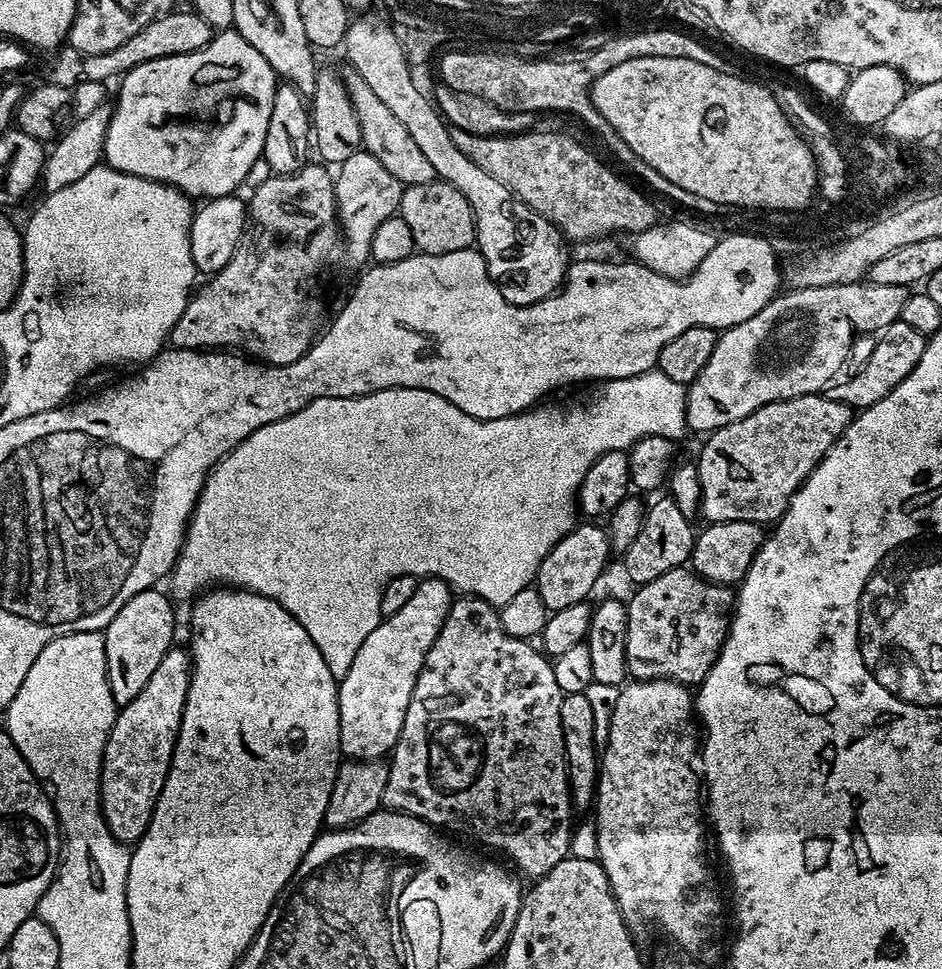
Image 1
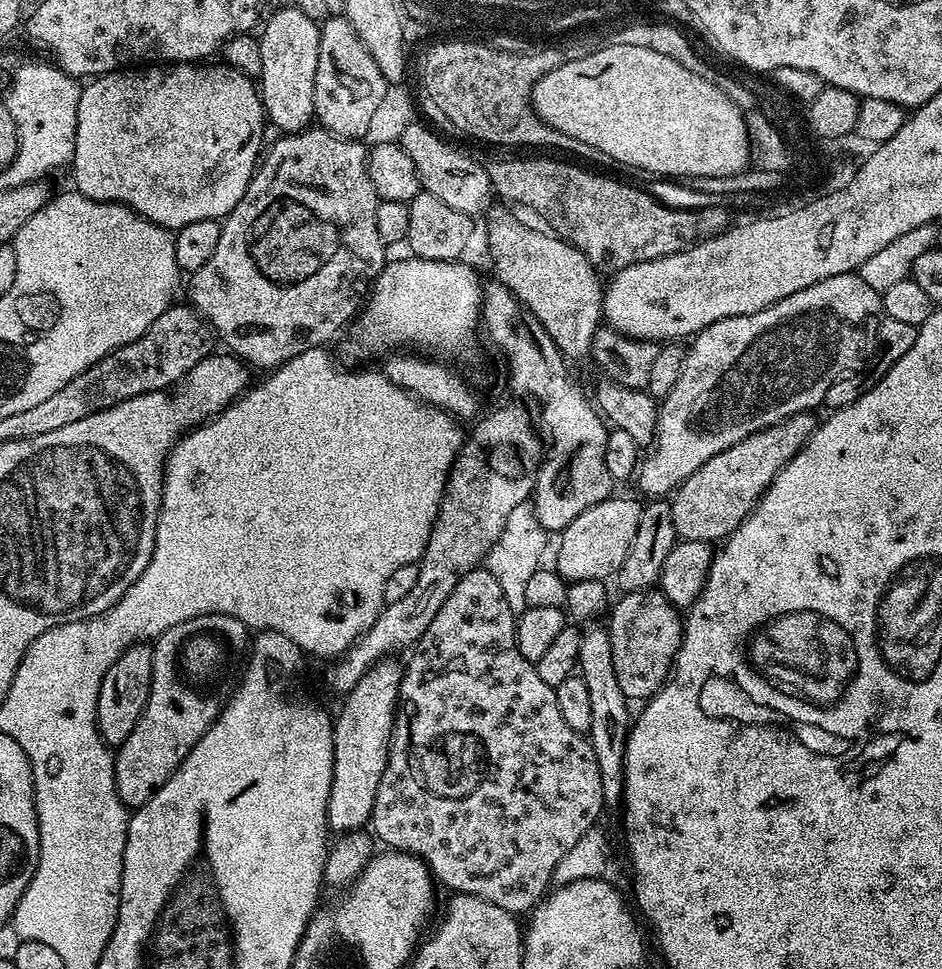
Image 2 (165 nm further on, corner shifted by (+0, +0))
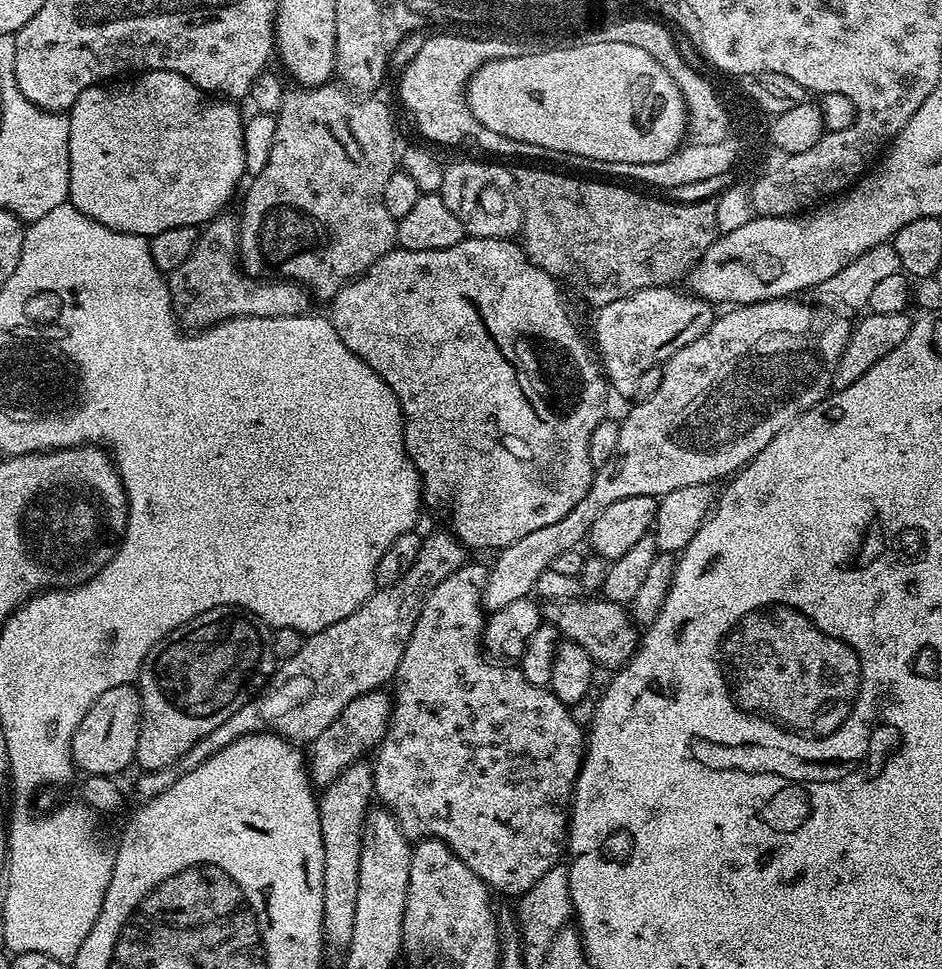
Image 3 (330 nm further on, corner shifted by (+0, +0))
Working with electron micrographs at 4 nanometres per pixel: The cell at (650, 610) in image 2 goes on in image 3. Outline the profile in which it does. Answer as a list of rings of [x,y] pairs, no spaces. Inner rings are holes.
[[[603,598],[550,600],[543,605],[542,616],[547,623],[555,624],[563,639],[581,644],[586,654],[590,654],[593,665],[600,667],[601,664],[604,668],[619,670],[636,655],[638,628],[630,619],[629,609],[625,605]]]

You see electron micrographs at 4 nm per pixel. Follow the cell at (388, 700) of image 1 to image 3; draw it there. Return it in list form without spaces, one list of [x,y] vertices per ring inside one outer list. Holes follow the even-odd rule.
[[[368,762],[350,765],[318,796],[324,851],[322,866],[324,943],[329,949],[347,950],[354,934],[354,906],[358,906],[358,858],[362,850],[364,819],[373,800],[372,764]]]

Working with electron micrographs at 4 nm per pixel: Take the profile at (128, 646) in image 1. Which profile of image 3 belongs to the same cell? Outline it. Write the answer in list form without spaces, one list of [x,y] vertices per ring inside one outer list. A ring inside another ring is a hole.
[[[132,684],[106,690],[106,694],[92,703],[90,710],[86,710],[86,718],[82,718],[82,722],[78,722],[78,730],[74,730],[73,765],[89,776],[104,775],[113,778],[119,777],[119,772],[126,771],[128,767],[133,767],[142,713],[144,708],[140,704],[139,691]]]

